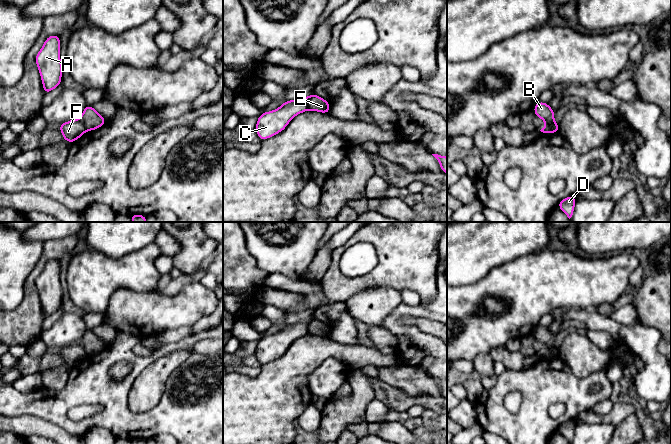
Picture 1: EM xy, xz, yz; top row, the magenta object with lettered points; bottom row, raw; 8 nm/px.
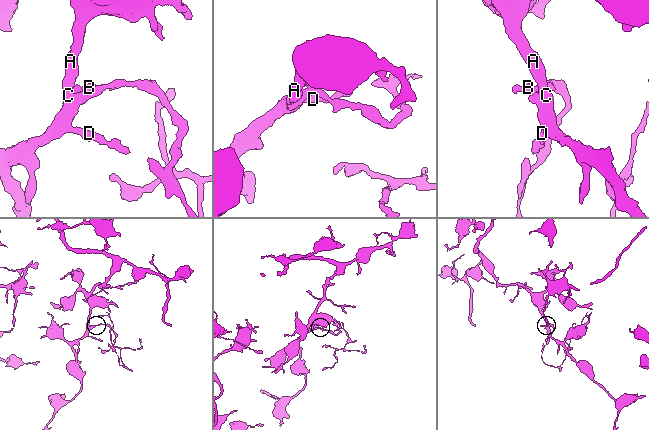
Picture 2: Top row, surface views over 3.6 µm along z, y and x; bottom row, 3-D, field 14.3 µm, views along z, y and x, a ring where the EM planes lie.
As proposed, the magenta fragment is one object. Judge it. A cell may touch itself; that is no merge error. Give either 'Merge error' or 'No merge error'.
Merge error

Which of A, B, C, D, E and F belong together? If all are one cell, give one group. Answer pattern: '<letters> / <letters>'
A C D F / B E

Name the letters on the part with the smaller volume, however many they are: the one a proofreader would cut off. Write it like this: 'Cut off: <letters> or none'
Cut off: B, E

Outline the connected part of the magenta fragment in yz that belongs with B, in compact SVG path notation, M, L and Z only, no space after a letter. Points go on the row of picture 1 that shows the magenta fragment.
M538 101L533 108L536 117L544 120L547 125L556 125L554 121L555 112L548 103Z

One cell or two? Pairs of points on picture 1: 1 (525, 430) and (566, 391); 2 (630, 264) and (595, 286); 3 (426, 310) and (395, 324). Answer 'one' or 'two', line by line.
1: one
2: one
3: one

